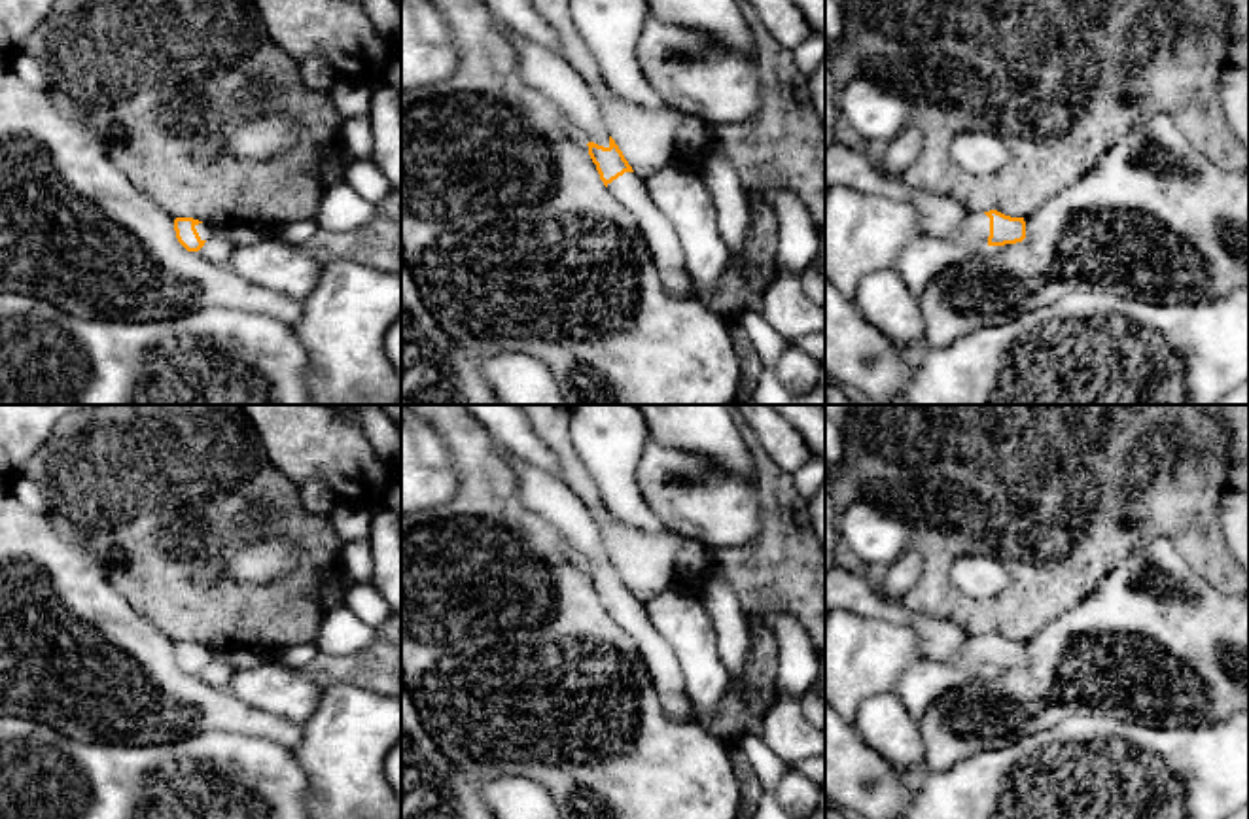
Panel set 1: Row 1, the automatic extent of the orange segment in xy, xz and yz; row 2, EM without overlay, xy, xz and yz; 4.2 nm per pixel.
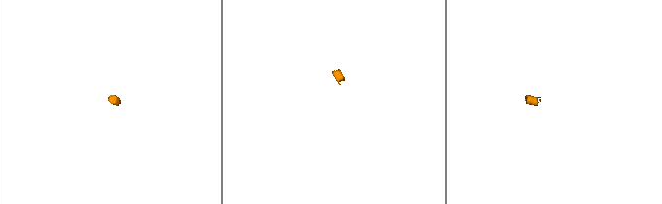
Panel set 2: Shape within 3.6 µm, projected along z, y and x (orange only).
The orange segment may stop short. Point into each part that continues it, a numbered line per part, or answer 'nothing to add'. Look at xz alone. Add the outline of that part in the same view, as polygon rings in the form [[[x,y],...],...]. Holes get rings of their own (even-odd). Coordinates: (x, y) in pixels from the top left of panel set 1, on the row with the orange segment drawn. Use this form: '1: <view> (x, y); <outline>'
1: xz (542, 69); [[[501,25],[519,55],[519,72],[526,85],[549,96],[560,113],[587,134],[589,142],[609,148],[602,110],[585,78],[558,53],[545,49]]]
2: xz (631, 190); [[[624,172],[607,183],[607,189],[636,218],[662,291],[674,301],[693,299],[696,289],[685,267],[681,242],[672,221],[647,195],[645,180],[636,172]]]

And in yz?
1: yz (975, 229); [[[969,212],[961,227],[961,238],[965,242],[988,246],[990,218],[984,212]]]

